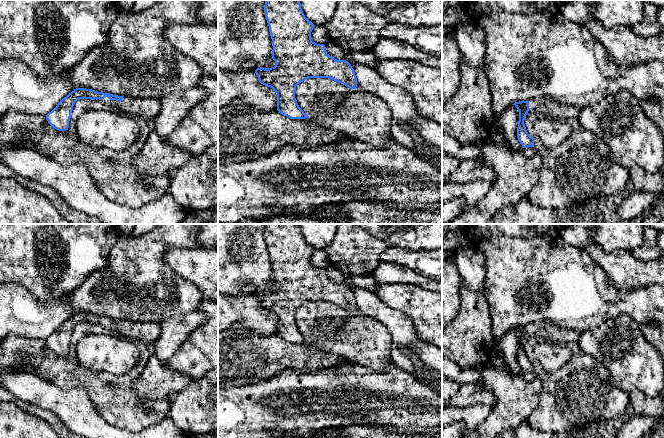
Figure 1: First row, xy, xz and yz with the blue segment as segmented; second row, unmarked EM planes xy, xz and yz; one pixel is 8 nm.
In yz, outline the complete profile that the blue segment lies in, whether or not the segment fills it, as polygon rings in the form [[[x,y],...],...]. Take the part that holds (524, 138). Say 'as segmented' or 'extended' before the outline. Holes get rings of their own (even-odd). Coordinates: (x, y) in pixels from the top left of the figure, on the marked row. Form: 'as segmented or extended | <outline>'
extended | [[[542,96],[529,101],[515,102],[513,105],[516,106],[519,112],[517,138],[523,148],[534,147],[534,138],[528,134],[524,124],[525,117],[529,110],[547,119],[557,121],[567,121],[578,118],[581,111],[577,106],[557,103],[548,96]]]

